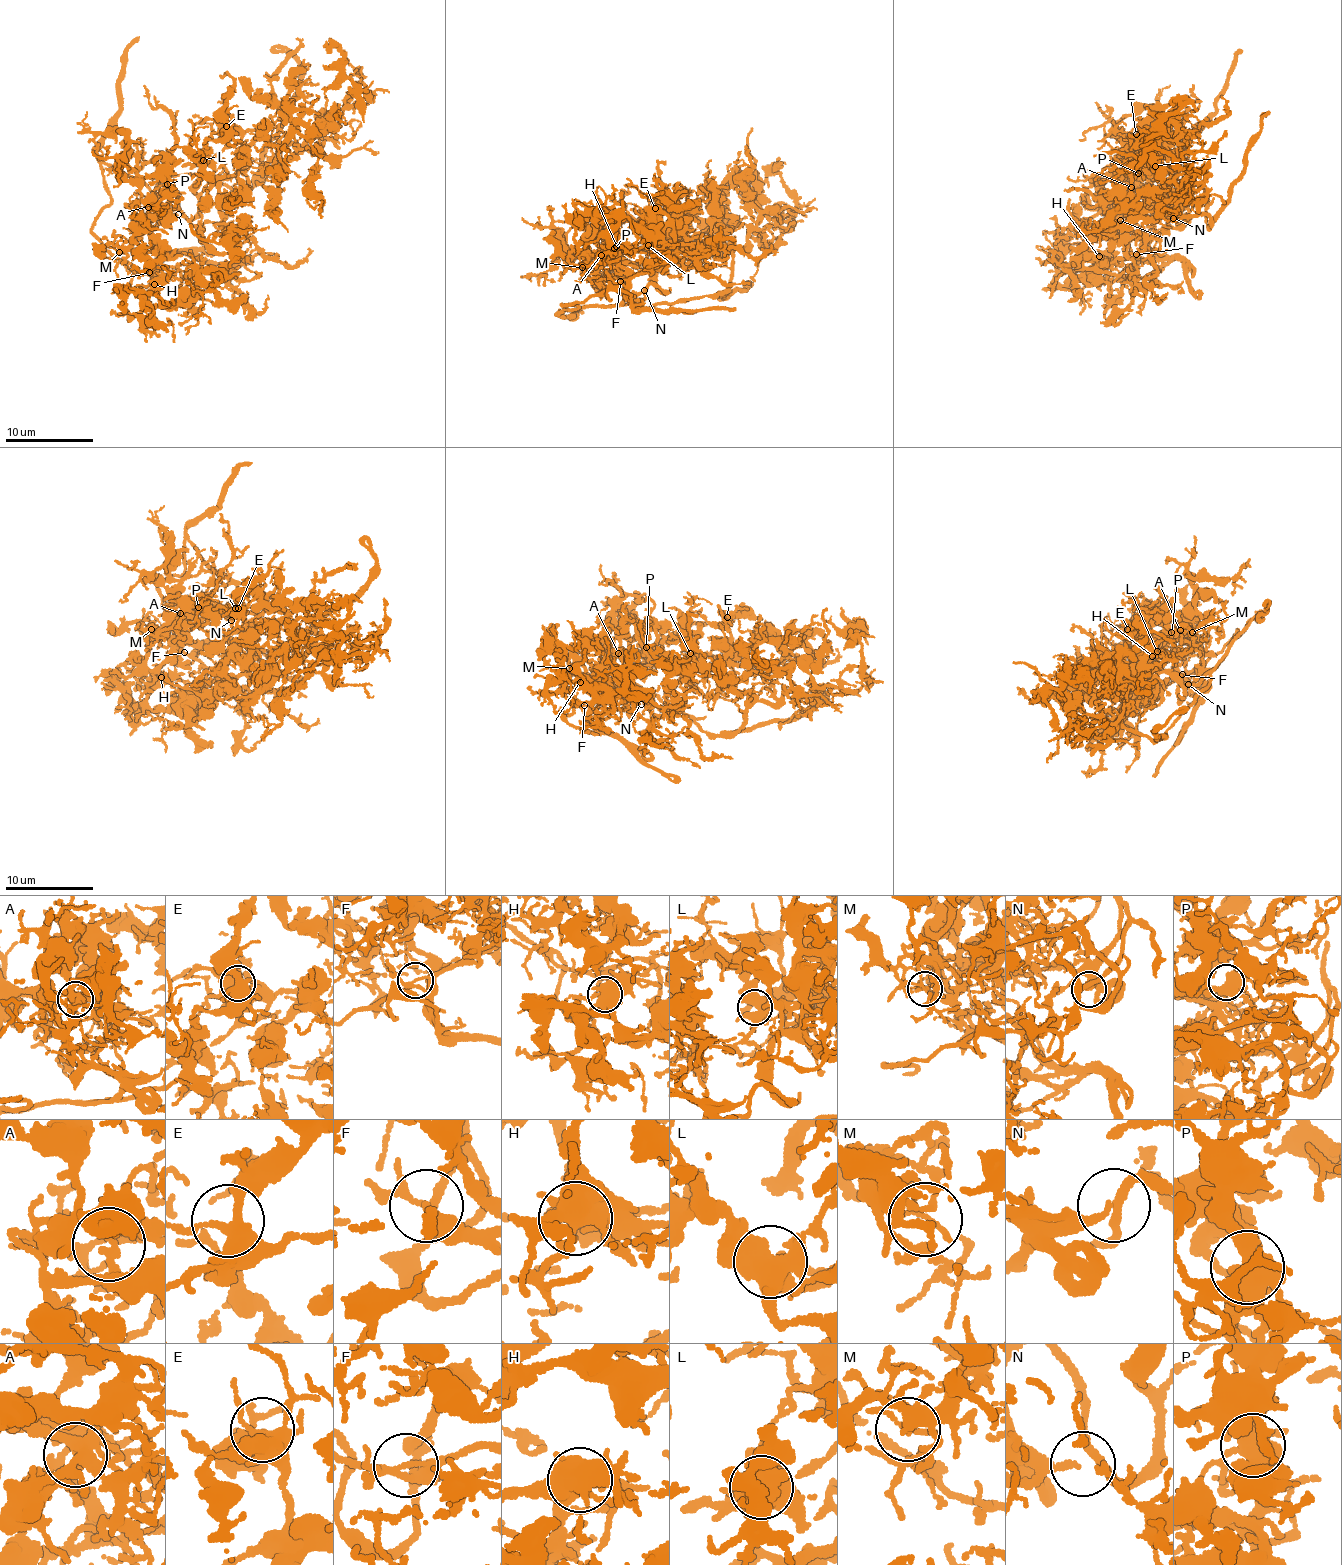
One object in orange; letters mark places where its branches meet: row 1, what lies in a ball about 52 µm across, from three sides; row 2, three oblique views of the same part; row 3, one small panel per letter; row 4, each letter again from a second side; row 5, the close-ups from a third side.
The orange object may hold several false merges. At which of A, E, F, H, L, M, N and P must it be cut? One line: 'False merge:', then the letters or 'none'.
False merge: none

